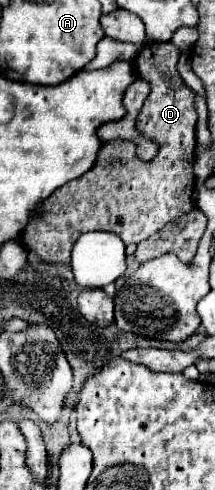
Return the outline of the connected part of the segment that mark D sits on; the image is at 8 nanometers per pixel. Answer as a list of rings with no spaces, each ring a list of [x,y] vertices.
[[[147,42],[133,60],[137,76],[149,82],[151,88],[147,102],[137,116],[135,128],[159,146],[157,156],[149,162],[141,162],[135,156],[133,142],[105,142],[95,166],[81,178],[57,188],[29,218],[21,242],[29,252],[35,252],[41,262],[69,264],[77,238],[91,230],[109,230],[127,246],[137,244],[161,230],[167,222],[195,208],[193,162],[197,146],[197,106],[195,92],[177,72],[179,54],[181,50],[173,42]]]

